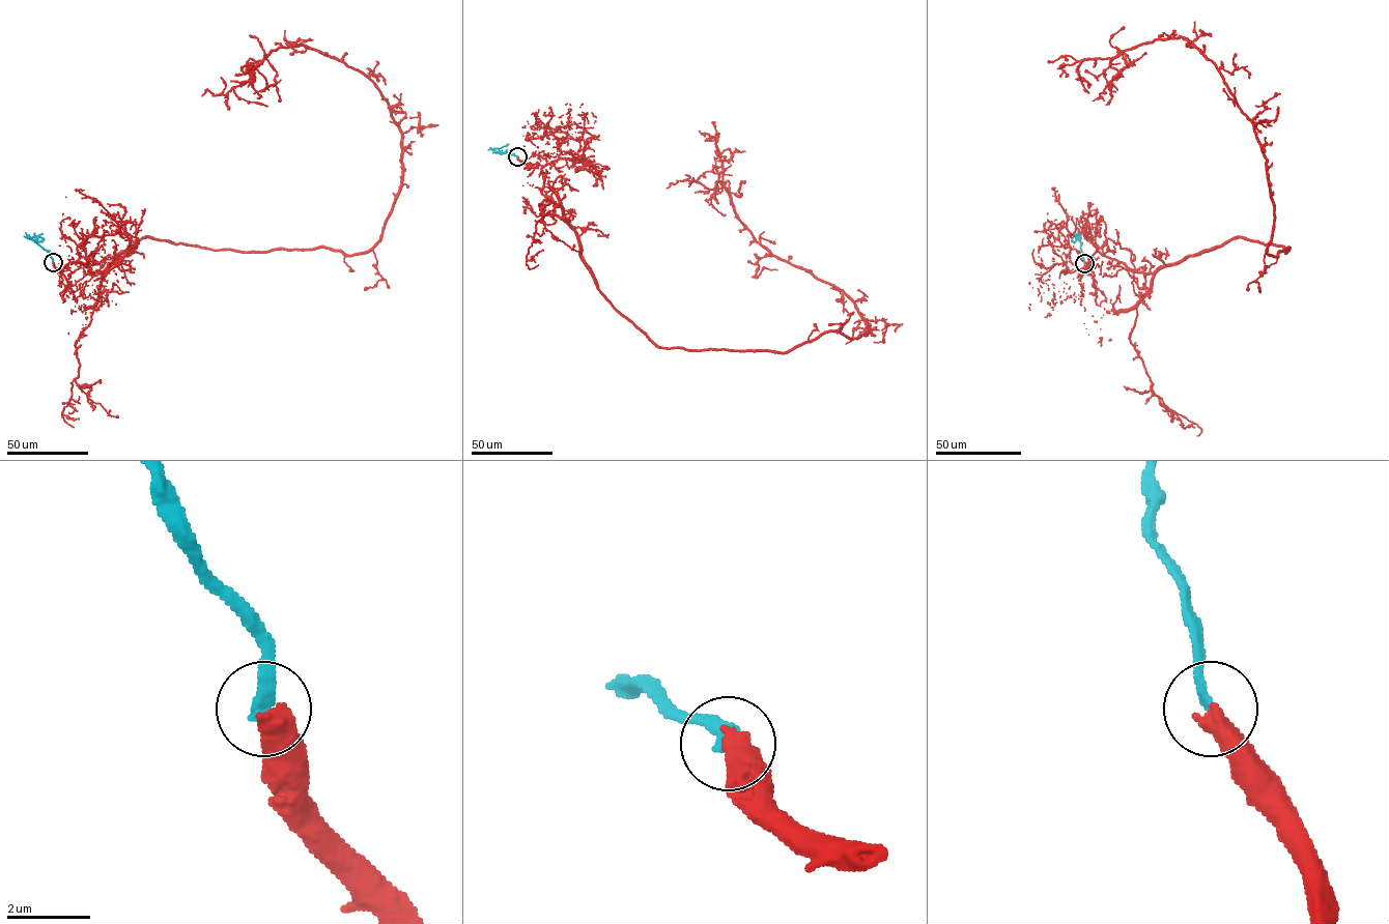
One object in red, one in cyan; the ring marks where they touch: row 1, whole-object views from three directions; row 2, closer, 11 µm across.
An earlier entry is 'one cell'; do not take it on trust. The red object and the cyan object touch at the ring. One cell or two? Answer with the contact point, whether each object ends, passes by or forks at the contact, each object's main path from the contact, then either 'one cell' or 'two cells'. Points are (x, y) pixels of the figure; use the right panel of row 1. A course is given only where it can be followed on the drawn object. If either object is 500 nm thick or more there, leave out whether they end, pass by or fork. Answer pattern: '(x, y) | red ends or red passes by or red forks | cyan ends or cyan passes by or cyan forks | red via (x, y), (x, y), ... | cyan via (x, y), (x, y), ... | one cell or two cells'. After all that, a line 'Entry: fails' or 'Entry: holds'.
(1084, 263) | red via (1084, 263), (1114, 314), (1187, 256), (1288, 248), (1267, 253), (1260, 144), (1191, 41), (1123, 51), (1093, 100) | cyan via (1084, 263), (1081, 242), (1076, 236), (1074, 242), (1071, 239) | two cells
Entry: fails

